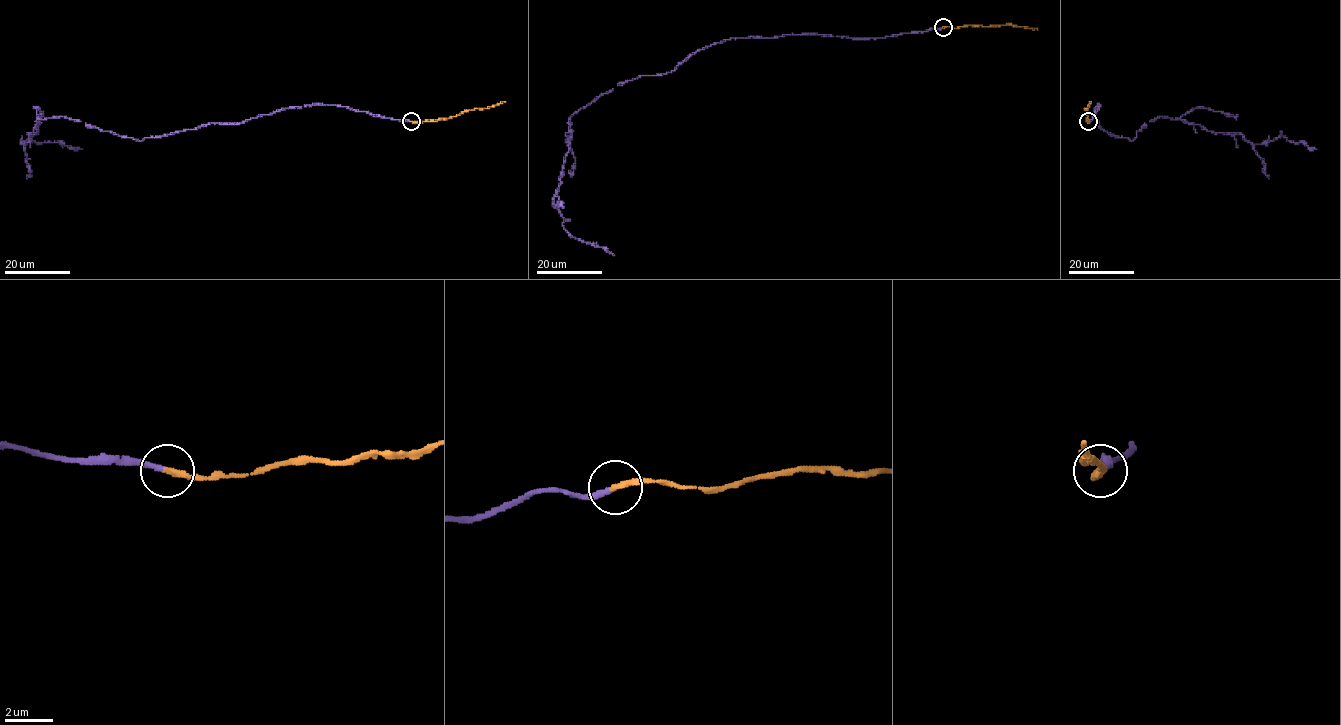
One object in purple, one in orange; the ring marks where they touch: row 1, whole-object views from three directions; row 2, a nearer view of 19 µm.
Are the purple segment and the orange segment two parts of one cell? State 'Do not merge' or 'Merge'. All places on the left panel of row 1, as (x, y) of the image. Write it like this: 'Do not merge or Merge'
Merge

